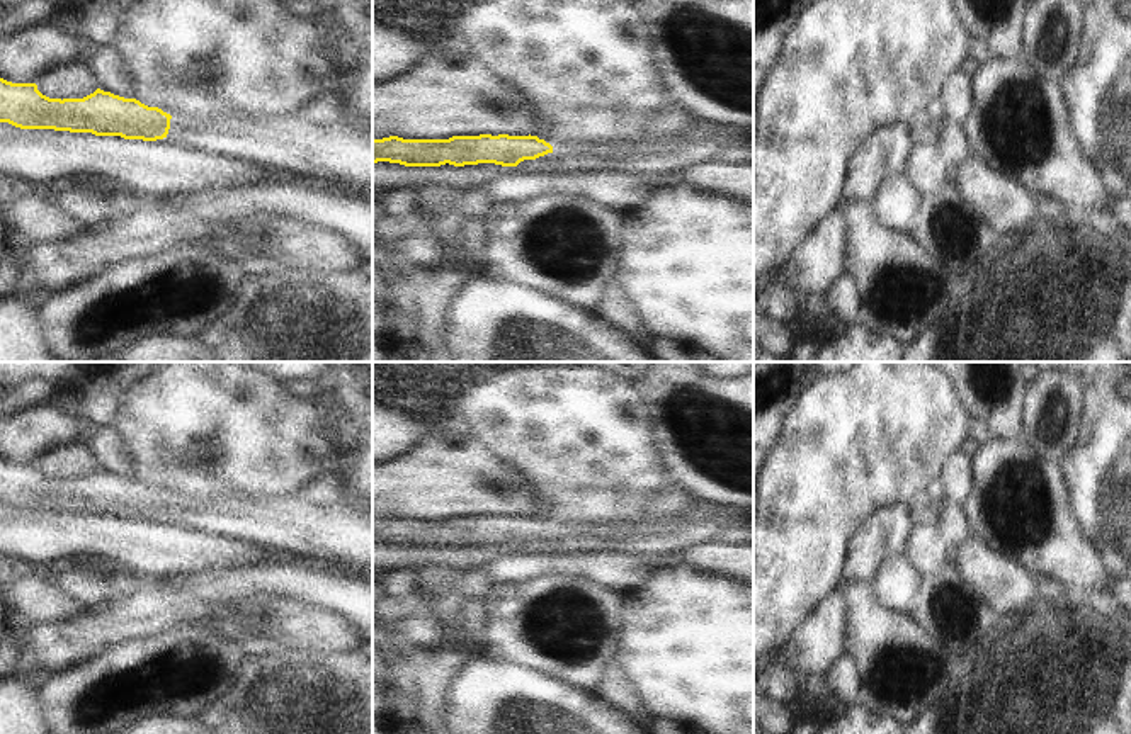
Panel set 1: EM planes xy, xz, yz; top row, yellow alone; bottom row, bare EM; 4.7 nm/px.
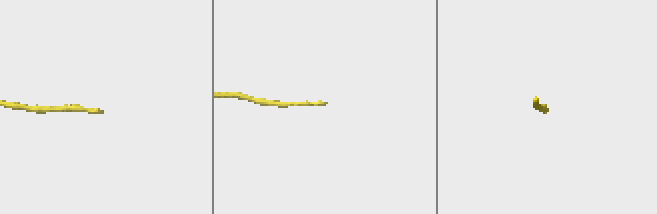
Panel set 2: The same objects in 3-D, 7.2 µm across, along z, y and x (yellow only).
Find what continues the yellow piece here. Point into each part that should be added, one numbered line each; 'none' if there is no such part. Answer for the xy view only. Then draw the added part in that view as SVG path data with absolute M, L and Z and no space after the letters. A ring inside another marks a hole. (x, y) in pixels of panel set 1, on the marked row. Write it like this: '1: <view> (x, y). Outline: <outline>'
1: xy (341, 155). Outline: M298 116L277 119L172 117L175 144L296 173L354 194L372 190L372 131L366 122L315 126Z

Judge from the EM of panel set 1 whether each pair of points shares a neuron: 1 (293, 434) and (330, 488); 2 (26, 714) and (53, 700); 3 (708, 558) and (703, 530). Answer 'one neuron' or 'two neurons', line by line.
1: two neurons
2: two neurons
3: two neurons

